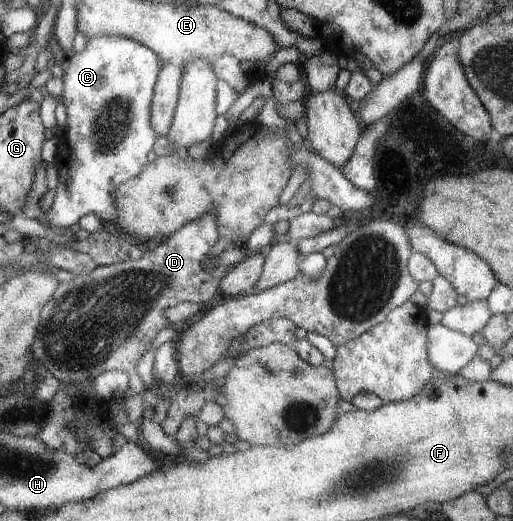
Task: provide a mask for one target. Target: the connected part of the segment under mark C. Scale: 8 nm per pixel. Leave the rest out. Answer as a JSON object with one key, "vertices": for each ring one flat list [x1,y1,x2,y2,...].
{"vertices":[[112,35,87,38,83,51,70,51,64,62,67,67,61,78,66,123,58,132,60,137,57,156,53,161,57,171,57,184,52,202,44,213,43,223,45,226,51,224,61,229,69,228,82,215,94,213,111,227,107,229,109,232,120,233,120,230,112,225,117,213,112,191,143,169,147,162,147,153,159,137,149,121,149,102,162,63,157,55,144,45,132,39]]}

